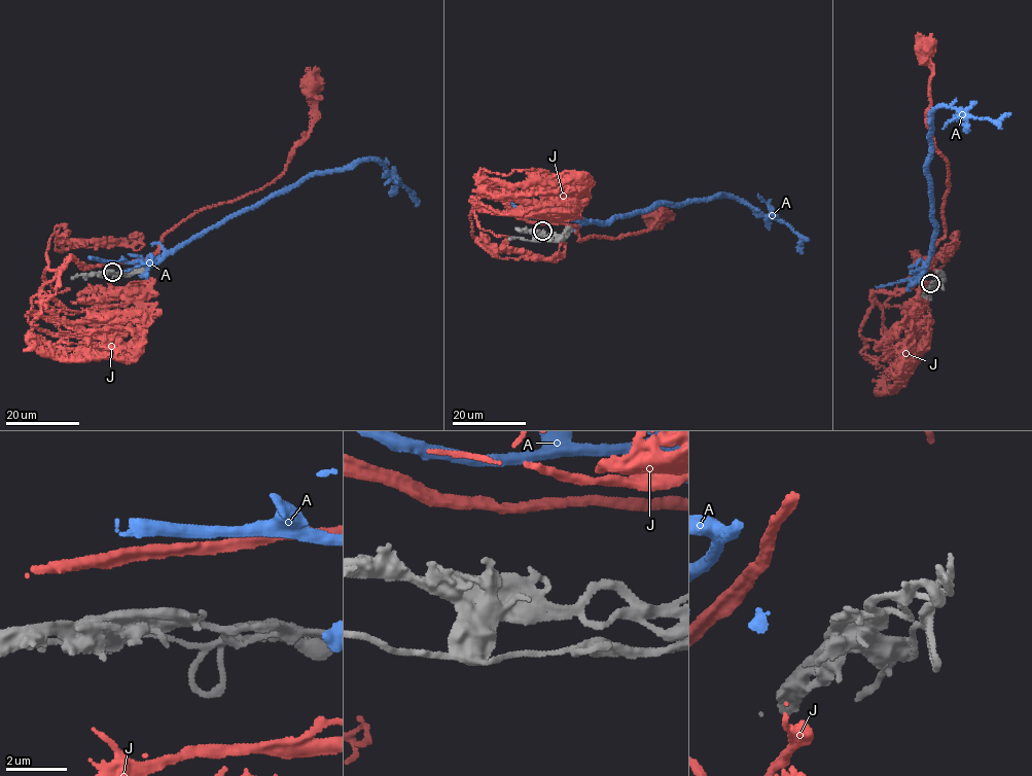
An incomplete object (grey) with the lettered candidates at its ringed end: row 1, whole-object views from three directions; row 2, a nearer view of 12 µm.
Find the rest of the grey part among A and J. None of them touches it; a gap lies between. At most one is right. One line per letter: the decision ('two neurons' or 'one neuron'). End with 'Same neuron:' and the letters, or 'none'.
A: two neurons
J: one neuron
Same neuron: J

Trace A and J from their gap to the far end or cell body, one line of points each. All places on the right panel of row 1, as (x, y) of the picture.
A: (916, 277), (928, 266), (936, 233), (927, 170), (933, 112), (949, 105), (980, 118), (1000, 119), (1009, 112)
J: (923, 277), (945, 234), (950, 187), (948, 164), (926, 122), (926, 47)

